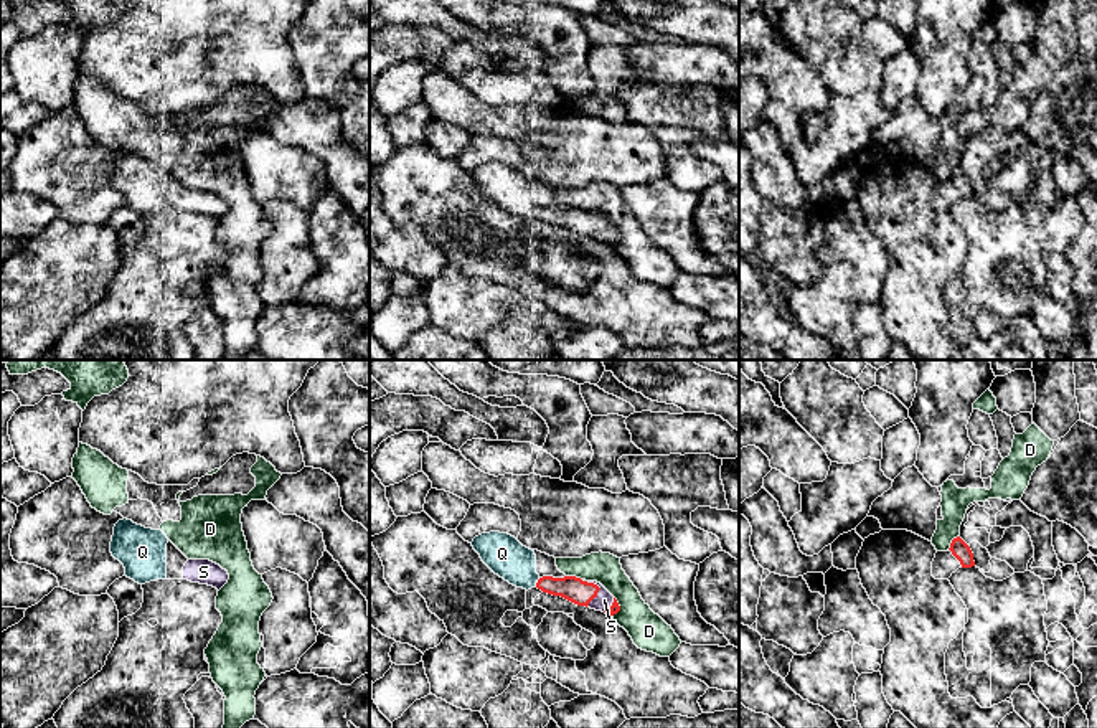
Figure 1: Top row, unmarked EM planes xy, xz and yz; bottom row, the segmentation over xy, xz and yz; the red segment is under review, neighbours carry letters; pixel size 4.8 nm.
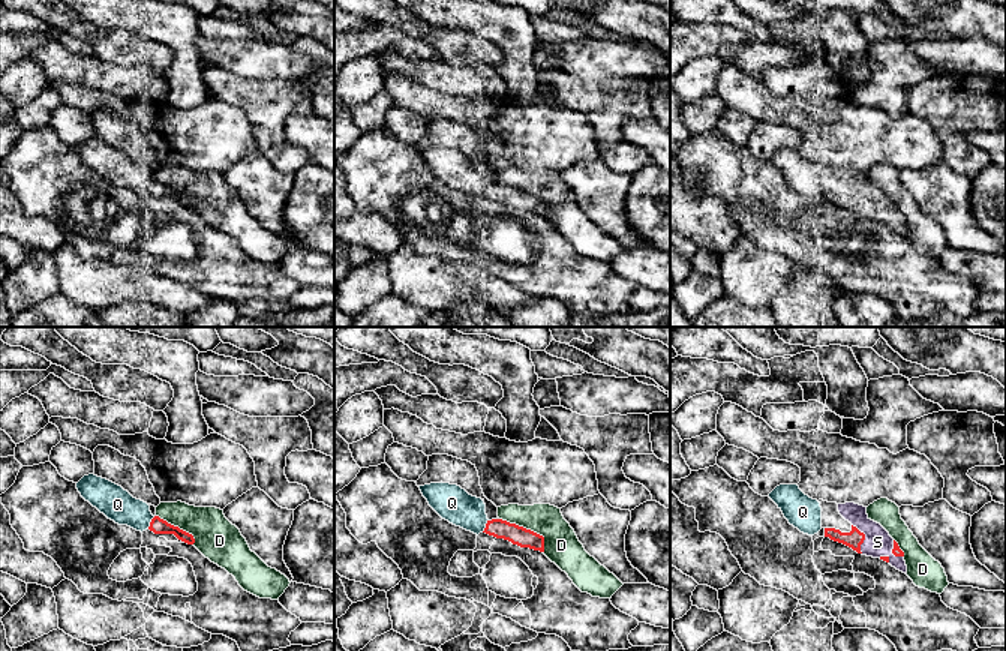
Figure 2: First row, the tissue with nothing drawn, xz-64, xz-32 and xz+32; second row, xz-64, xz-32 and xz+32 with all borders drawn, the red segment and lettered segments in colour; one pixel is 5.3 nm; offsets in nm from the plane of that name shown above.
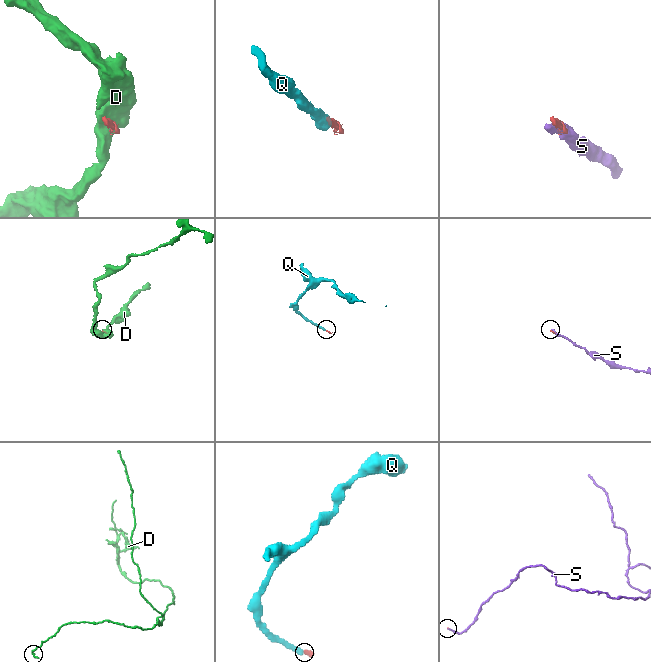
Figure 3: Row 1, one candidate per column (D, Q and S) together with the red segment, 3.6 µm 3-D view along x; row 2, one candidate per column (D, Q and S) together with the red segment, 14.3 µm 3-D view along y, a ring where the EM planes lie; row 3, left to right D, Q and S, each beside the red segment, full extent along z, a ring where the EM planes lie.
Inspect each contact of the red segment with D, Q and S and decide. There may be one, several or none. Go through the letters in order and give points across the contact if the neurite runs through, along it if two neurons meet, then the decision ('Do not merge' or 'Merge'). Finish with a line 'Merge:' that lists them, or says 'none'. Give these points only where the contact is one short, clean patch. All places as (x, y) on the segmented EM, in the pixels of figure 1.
D: Do not merge
Q: Merge
S: Path across: xz (571, 588), (599, 588), (604, 600). Merge
Merge: Q, S

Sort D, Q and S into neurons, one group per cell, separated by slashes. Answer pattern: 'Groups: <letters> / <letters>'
Groups: D / Q S

